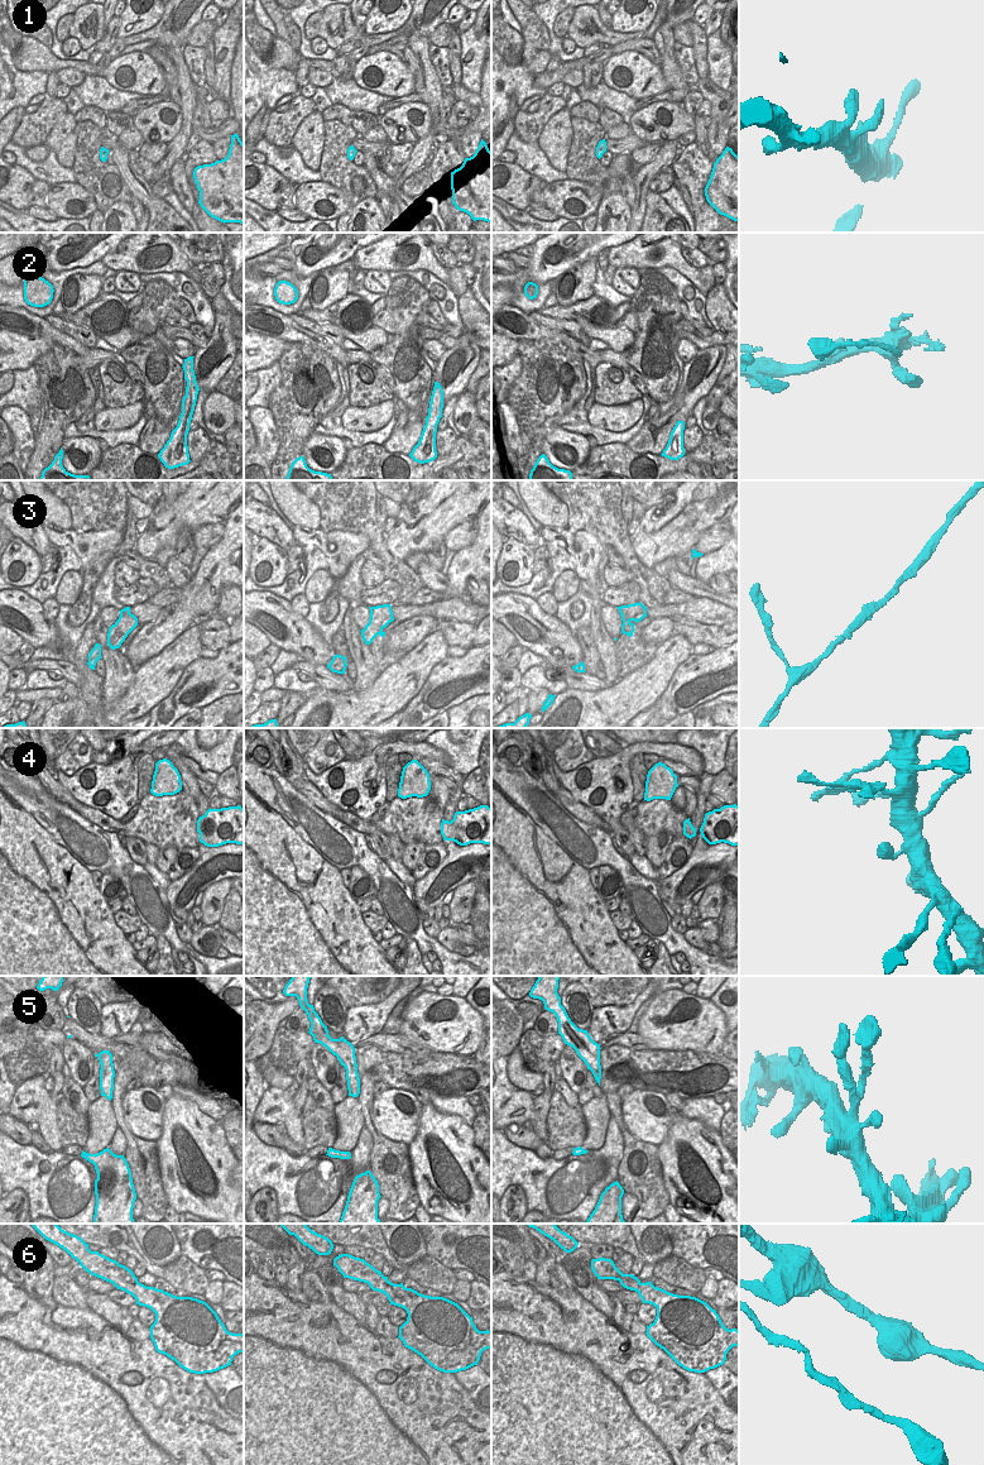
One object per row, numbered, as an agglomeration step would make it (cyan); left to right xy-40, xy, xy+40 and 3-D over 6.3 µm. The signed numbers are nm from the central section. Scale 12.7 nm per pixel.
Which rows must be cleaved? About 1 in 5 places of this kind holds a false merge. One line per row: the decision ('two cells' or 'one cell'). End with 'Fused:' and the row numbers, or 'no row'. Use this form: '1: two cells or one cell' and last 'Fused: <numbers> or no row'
1: one cell
2: two cells
3: one cell
4: one cell
5: one cell
6: one cell
Fused: 2

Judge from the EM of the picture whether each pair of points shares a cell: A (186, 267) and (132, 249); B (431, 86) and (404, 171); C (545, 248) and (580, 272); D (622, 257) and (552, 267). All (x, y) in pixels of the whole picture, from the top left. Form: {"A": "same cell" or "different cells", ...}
{"A": "same cell", "B": "same cell", "C": "different cells", "D": "different cells"}

